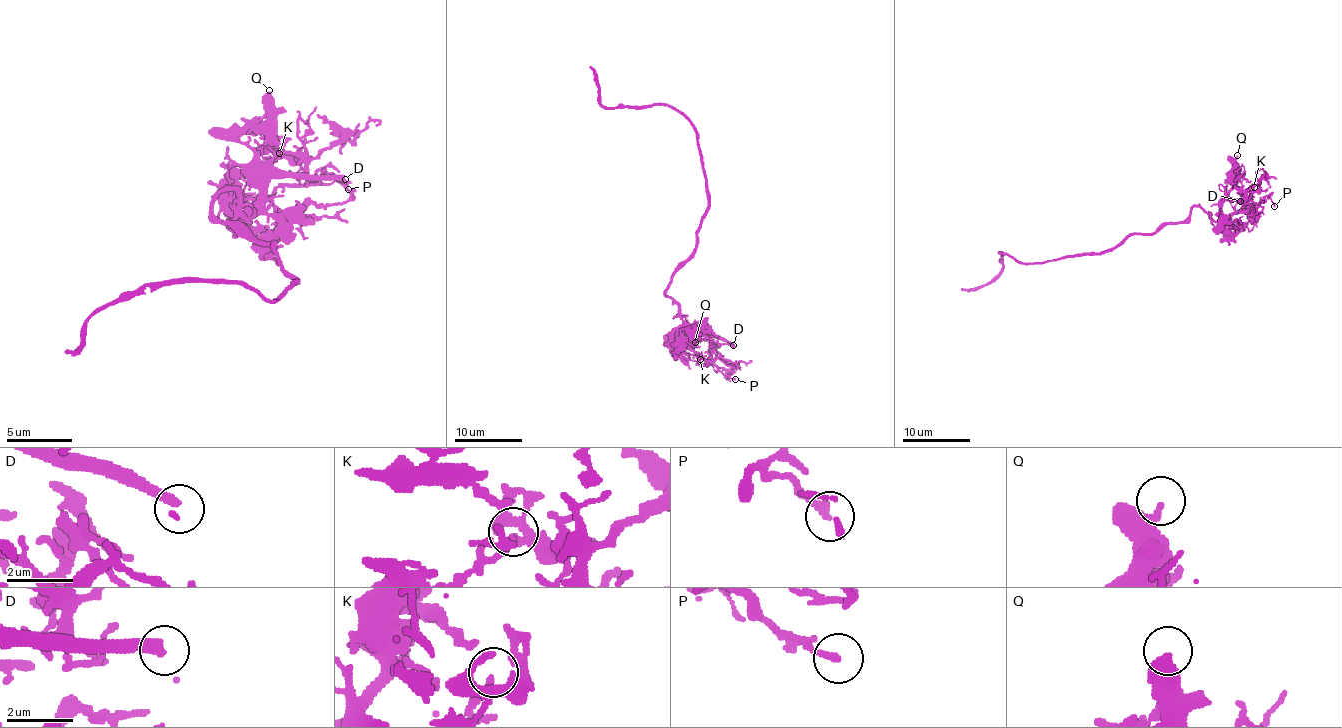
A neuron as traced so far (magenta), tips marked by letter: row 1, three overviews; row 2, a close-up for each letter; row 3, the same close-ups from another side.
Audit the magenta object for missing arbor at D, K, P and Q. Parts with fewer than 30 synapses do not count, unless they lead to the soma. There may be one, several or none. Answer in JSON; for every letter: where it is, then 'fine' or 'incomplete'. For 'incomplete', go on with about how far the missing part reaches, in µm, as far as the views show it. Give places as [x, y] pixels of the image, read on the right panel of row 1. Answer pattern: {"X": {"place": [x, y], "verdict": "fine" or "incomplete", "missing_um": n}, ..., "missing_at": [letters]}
{"D": {"place": [1240, 201], "verdict": "incomplete", "missing_um": 35}, "K": {"place": [1254, 187], "verdict": "fine"}, "P": {"place": [1274, 206], "verdict": "fine"}, "Q": {"place": [1237, 155], "verdict": "fine"}, "missing_at": ["D"]}

